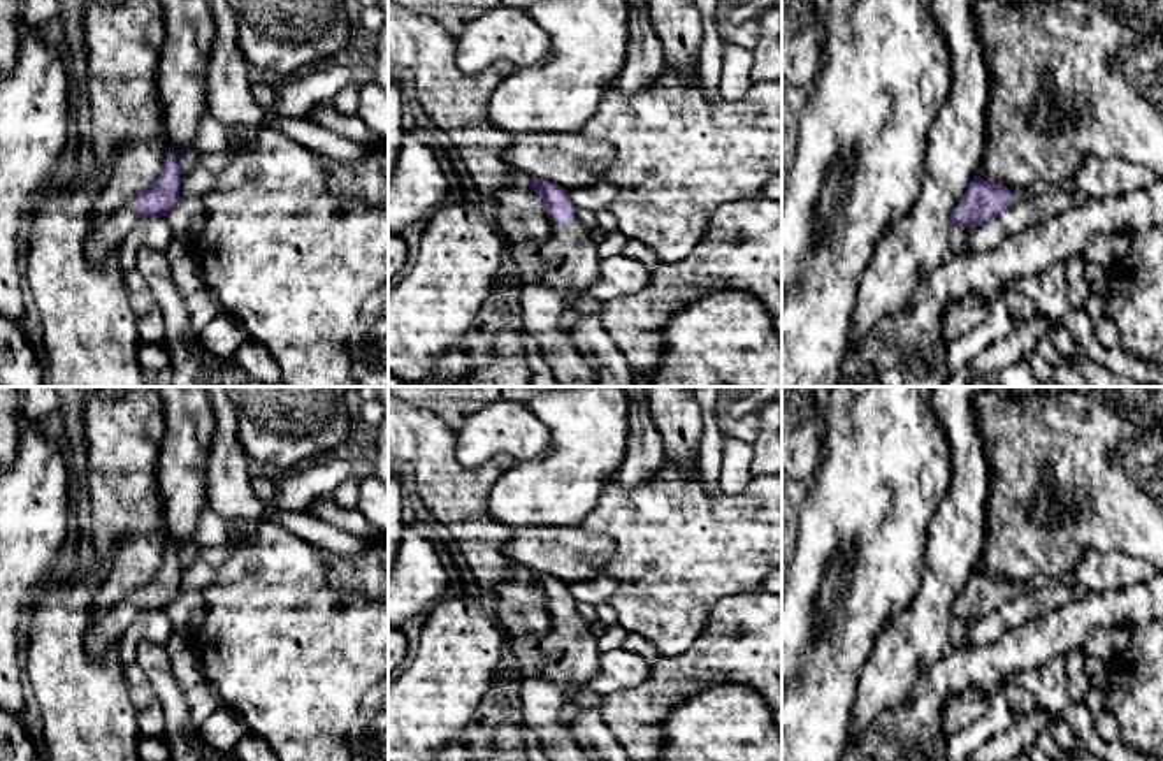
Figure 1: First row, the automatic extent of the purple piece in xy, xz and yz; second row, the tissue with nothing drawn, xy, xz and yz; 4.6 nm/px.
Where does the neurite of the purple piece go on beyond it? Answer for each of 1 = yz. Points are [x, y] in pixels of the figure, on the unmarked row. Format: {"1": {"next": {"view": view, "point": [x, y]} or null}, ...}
{"1": {"next": {"view": "yz", "point": [1039, 580]}}}

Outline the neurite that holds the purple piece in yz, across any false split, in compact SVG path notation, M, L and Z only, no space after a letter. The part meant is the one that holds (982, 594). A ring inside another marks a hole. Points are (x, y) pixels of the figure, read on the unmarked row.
M975 568L966 587L954 601L950 617L975 622L993 612L998 612L1015 594L1037 589L1042 583L1045 583L1045 580L1037 576L1024 585L1012 587L1007 580L993 578Z

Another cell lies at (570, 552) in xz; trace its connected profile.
M520 525L504 550L532 575L552 575L571 585L597 576L615 552L615 541L582 525Z

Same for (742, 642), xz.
M768 591L741 592L722 598L710 613L696 640L673 657L657 657L650 664L645 682L625 692L604 696L603 719L629 761L659 761L664 747L664 722L668 715L696 694L717 684L745 684L755 689L771 710L782 708L782 596Z

